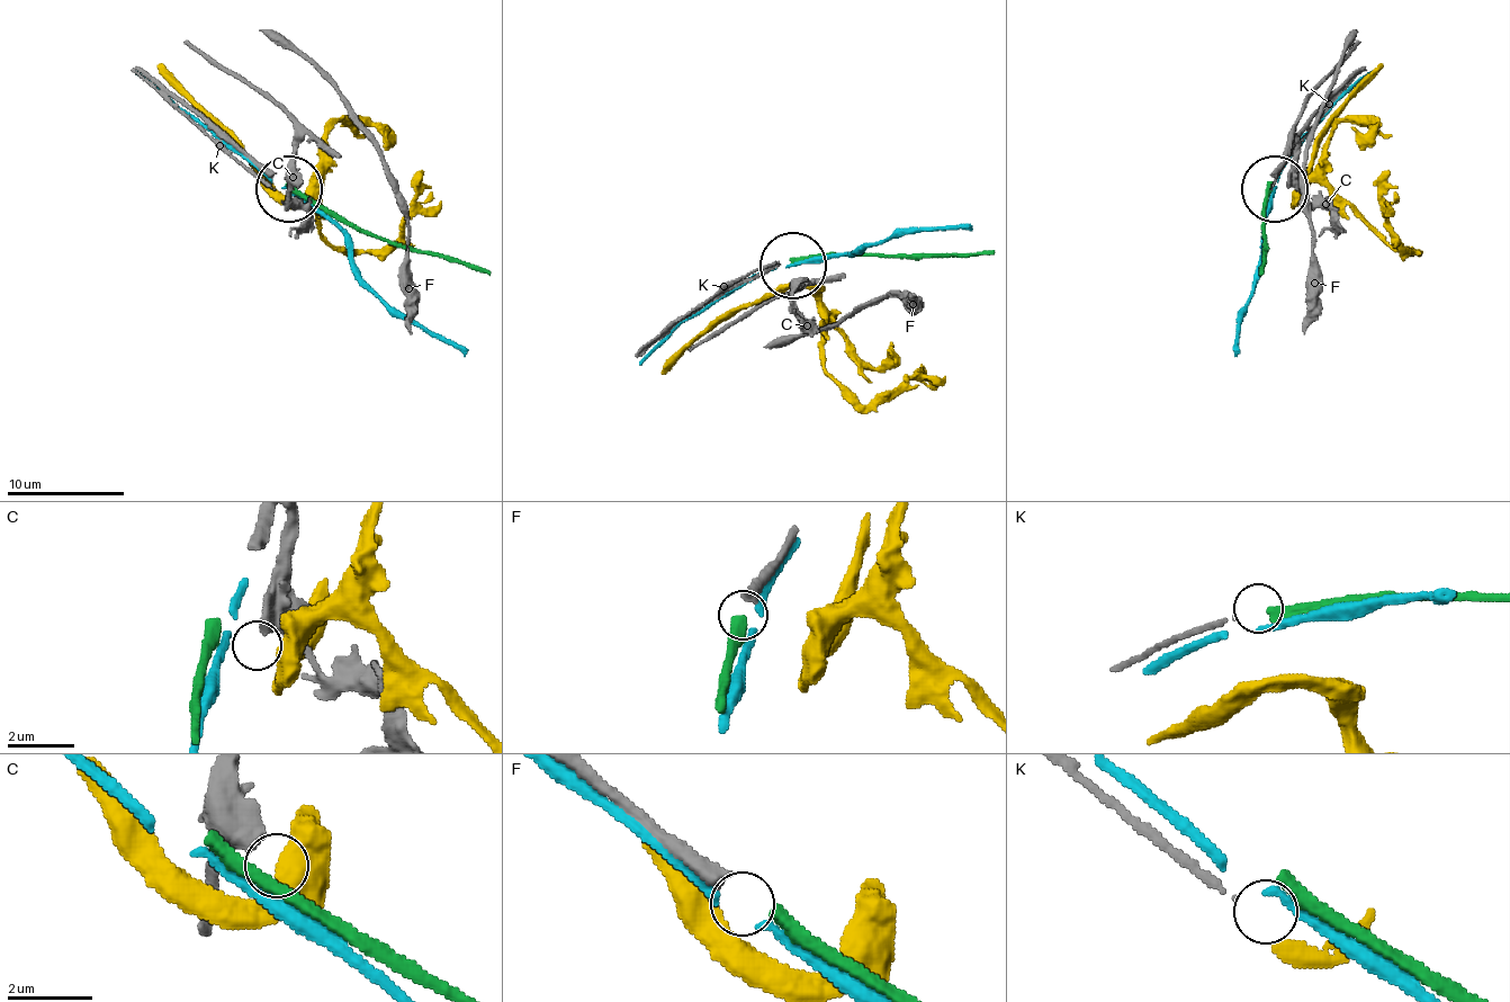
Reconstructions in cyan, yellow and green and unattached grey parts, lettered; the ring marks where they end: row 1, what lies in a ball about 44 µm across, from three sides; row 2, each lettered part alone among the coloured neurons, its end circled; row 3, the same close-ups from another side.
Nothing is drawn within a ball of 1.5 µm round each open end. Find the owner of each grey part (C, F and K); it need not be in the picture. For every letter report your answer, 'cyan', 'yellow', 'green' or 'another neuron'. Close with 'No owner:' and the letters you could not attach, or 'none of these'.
C: another neuron
F: green
K: another neuron
No owner: C, K

